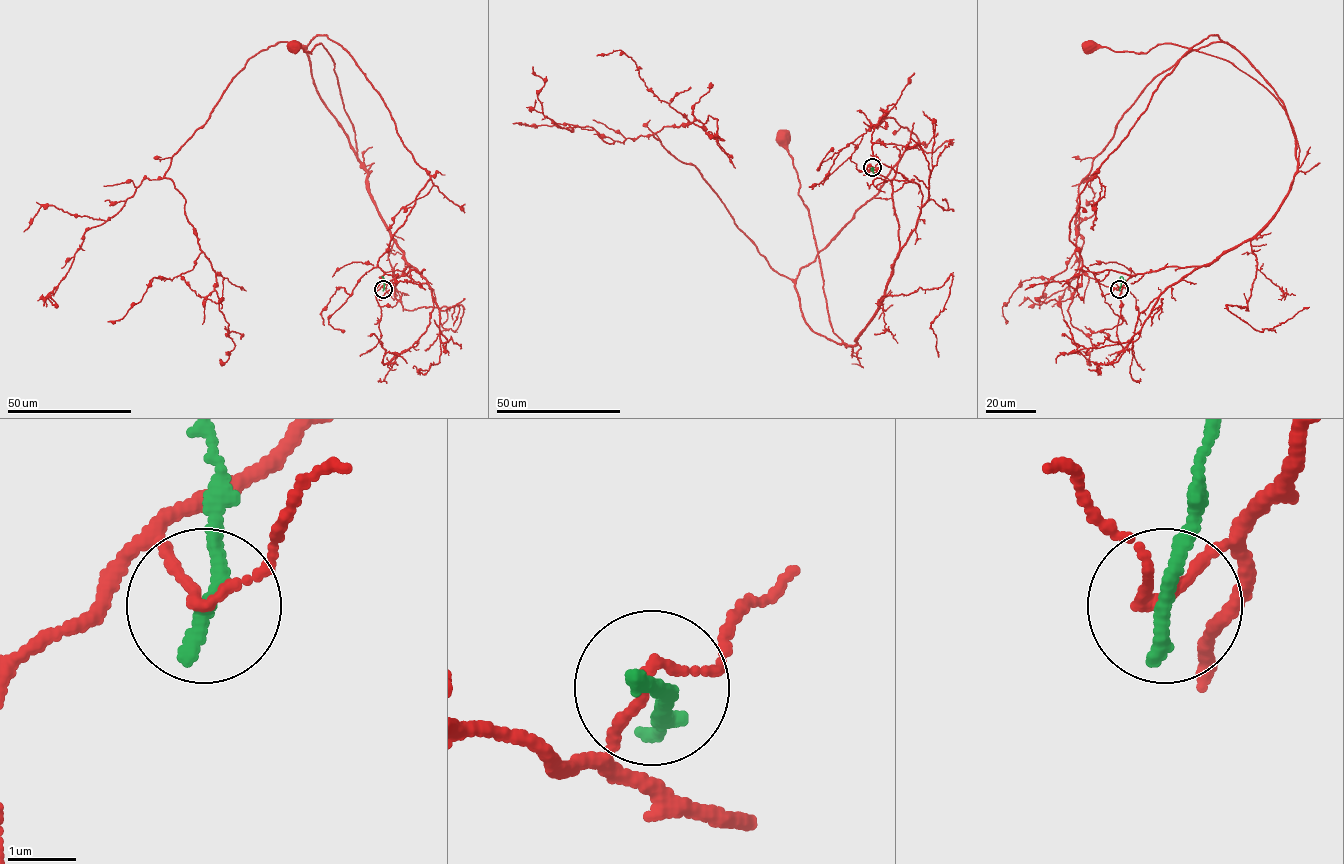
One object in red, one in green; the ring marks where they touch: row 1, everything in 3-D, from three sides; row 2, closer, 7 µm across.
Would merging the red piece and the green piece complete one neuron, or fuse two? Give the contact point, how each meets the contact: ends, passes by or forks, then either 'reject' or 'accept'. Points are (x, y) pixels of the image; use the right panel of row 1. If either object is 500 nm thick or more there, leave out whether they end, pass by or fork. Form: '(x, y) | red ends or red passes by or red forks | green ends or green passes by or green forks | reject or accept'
(1119, 289) | red passes by | green ends | reject

